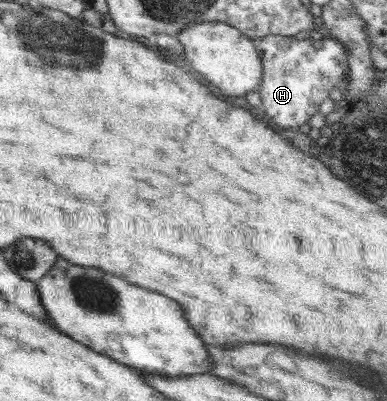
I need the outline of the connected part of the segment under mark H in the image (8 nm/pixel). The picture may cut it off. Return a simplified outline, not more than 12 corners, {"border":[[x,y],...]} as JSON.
{"border":[[255,39],[263,109],[298,129],[348,71],[345,46]]}

